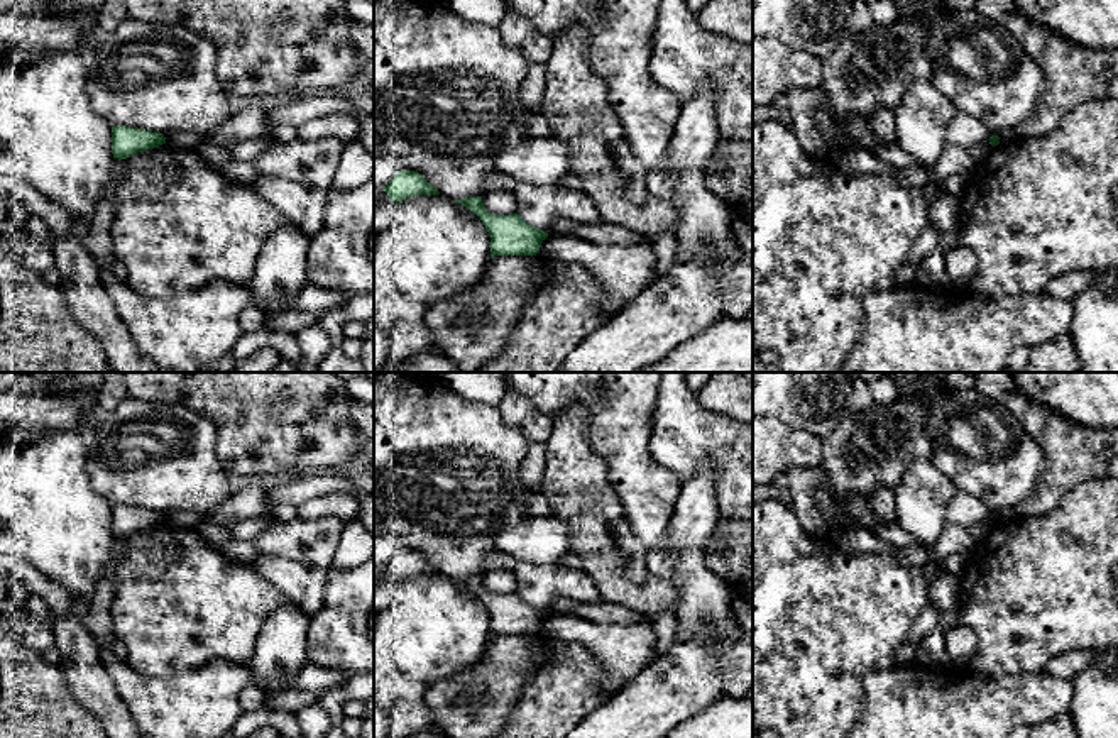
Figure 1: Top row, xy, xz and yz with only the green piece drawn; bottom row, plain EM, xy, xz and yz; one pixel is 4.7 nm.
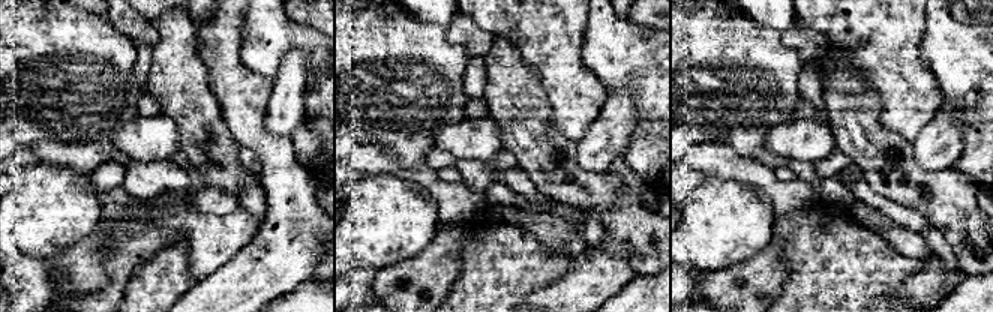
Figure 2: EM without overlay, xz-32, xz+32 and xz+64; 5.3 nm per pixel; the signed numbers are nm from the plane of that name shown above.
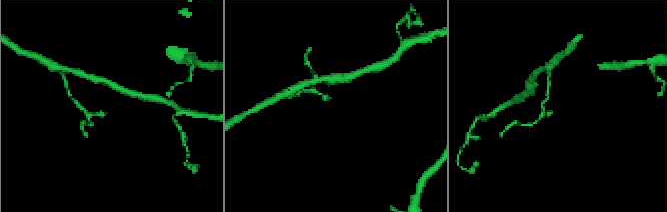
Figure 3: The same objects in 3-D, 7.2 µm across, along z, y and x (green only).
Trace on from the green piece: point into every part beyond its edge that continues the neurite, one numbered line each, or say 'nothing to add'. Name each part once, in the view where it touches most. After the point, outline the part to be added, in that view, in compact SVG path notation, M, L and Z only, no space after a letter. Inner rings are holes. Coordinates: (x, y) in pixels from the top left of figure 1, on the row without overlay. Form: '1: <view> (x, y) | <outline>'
nothing to add

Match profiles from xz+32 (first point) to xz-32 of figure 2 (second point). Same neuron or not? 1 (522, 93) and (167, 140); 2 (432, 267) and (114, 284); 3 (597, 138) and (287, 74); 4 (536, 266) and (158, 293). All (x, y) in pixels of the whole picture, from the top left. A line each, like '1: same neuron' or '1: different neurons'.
1: different neurons
2: same neuron
3: same neuron
4: same neuron

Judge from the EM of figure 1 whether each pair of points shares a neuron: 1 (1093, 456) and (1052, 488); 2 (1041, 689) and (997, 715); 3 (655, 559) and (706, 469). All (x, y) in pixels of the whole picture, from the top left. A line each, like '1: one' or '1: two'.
1: one
2: one
3: one

